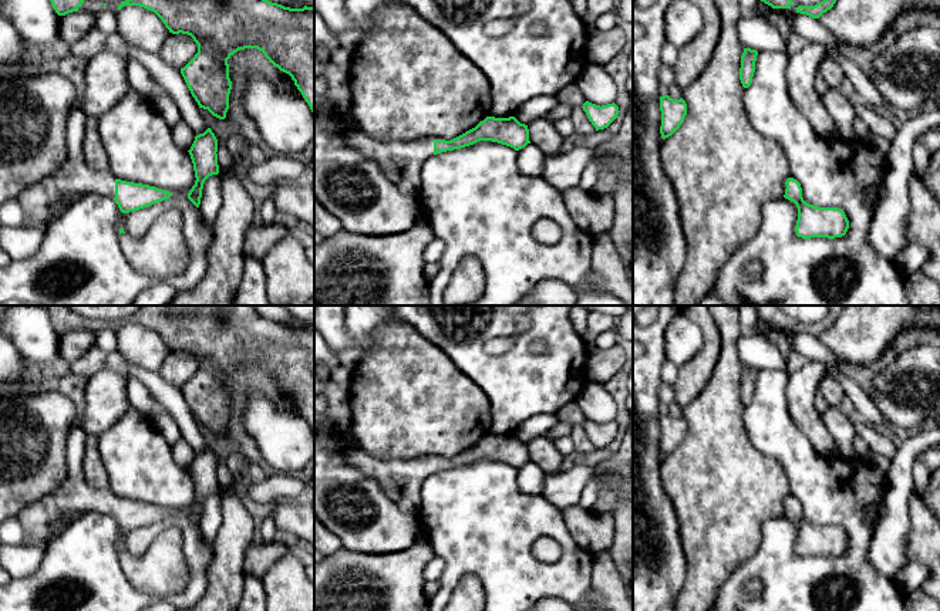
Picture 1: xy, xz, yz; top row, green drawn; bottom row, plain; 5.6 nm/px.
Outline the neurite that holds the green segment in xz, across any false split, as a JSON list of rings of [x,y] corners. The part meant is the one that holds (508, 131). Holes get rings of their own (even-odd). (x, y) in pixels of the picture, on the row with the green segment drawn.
[[[486,117],[475,128],[451,139],[421,138],[417,141],[383,141],[363,135],[357,128],[350,128],[346,142],[367,158],[375,161],[390,180],[408,196],[418,198],[422,163],[432,155],[461,149],[479,141],[492,141],[519,151],[529,141],[528,125],[515,117]]]

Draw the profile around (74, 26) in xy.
[[[90,11],[60,16],[60,38],[71,45],[80,41],[95,26],[95,21],[95,14]]]

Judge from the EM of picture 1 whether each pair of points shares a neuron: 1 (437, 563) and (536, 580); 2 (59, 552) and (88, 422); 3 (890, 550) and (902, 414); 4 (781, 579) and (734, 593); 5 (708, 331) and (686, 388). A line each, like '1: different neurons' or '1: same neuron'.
1: different neurons
2: different neurons
3: different neurons
4: same neuron
5: same neuron

